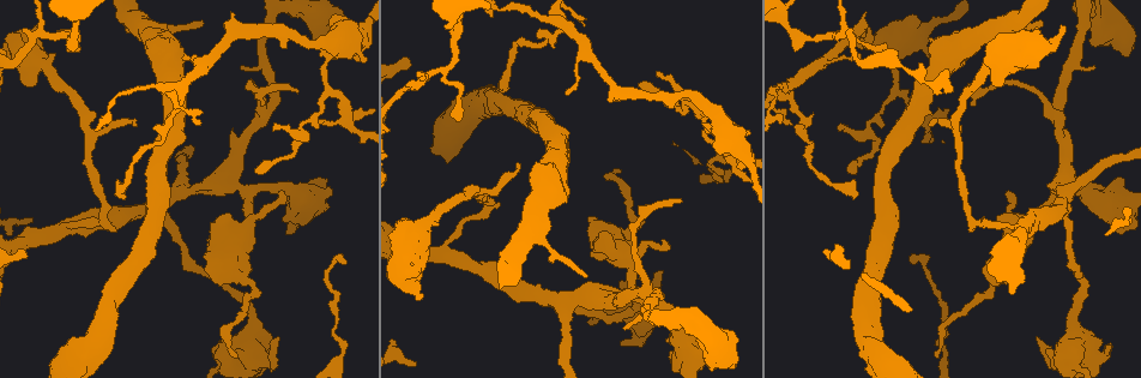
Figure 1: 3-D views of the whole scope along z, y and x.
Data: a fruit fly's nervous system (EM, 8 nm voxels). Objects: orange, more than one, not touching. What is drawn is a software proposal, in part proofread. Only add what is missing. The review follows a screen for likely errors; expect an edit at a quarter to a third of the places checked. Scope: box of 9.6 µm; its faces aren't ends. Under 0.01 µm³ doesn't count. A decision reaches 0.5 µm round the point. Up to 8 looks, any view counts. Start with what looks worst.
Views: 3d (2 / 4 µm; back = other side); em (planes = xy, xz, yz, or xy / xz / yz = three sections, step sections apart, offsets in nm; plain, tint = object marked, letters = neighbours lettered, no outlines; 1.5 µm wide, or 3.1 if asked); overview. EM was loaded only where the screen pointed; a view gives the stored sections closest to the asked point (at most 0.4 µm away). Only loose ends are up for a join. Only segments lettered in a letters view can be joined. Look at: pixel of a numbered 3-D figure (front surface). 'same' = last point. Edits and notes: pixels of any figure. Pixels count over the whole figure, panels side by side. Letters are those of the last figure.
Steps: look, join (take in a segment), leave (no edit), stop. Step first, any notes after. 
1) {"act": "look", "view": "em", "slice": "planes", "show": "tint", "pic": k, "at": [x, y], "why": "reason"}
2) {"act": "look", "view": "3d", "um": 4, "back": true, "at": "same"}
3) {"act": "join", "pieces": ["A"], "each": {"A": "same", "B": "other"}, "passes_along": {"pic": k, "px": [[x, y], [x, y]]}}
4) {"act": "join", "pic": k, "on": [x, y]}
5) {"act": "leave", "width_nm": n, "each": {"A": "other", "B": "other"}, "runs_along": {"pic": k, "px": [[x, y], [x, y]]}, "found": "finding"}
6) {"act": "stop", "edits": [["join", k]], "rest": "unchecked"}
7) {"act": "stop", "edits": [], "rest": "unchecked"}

{"act": "look", "view": "3d", "um": 2, "back": true, "pic": 1, "at": [408, 59], "why": "end of a long branch"}

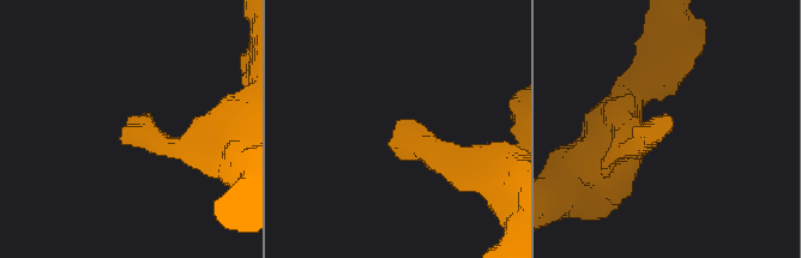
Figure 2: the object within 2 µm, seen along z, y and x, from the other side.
{"act": "look", "view": "em", "slice": "planes", "show": "letters", "pic": 2, "at": [129, 117], "why": "now the EM"}

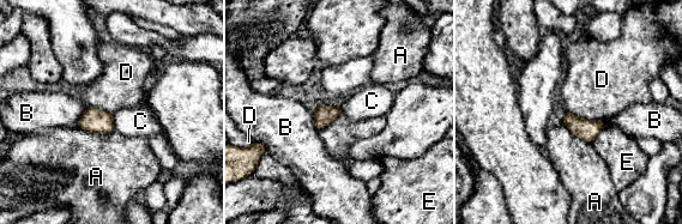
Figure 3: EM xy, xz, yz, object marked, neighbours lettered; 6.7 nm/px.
{"act": "leave", "each": {"A": "other", "B": "other", "C": "other", "D": "other", "E": "other"}, "border": {"pic": 3, "px": [[566, 110], [605, 122]]}, "found": "none of them fits"}

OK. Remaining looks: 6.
{"act": "look", "view": "3d", "um": 2, "pic": 1, "at": [202, 24], "why": "tapers out"}

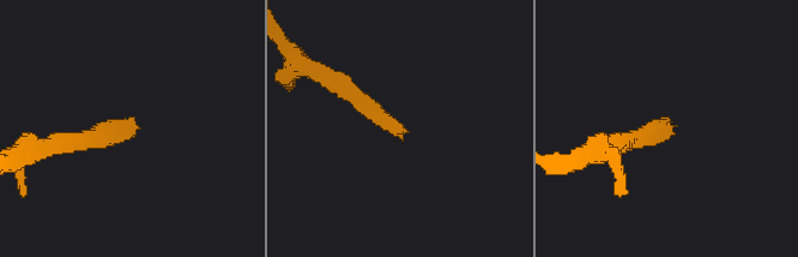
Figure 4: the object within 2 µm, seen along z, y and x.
{"act": "look", "view": "em", "slice": "xz", "step": 4, "show": "tint", "pic": 4, "at": [406, 128]}

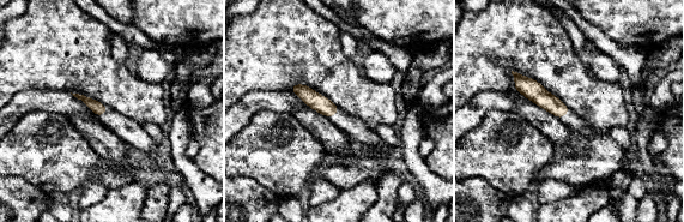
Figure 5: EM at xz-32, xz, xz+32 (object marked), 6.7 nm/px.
{"act": "look", "view": "em", "slice": "planes", "show": "letters", "at": "same"}

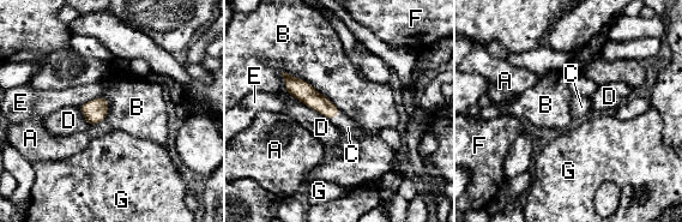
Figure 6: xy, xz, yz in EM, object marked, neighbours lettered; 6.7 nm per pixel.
{"act": "join", "pieces": ["C"], "each": {"A": "other", "B": "other", "C": "same", "D": "other", "E": "other", "F": "other", "G": "other"}, "passes_along": {"pic": 6, "px": [[306, 92], [335, 115], [348, 127]]}, "found": "the neuron continues"}

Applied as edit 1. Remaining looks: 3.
{"act": "look", "view": "overview"}

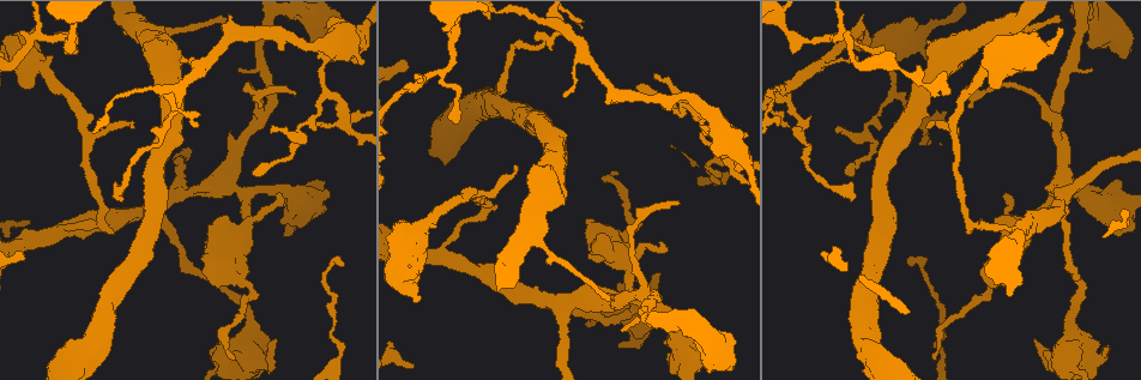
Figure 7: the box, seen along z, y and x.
{"act": "look", "view": "em", "slice": "yz", "step": 8, "show": "tint", "pic": 7, "at": [248, 273], "why": "branch stops here"}

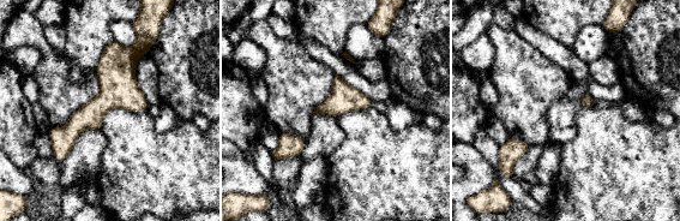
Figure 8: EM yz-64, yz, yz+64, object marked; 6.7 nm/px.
{"act": "look", "view": "em", "slice": "yz", "step": 8, "show": "letters", "at": "same", "why": "see the neighbours"}

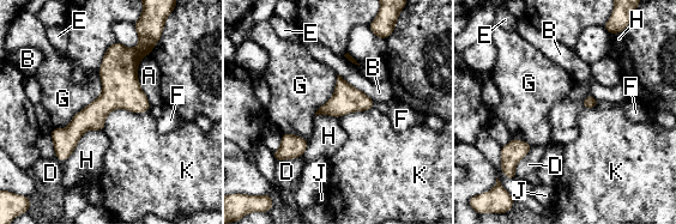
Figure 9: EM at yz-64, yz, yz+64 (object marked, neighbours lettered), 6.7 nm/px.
{"act": "leave", "each": {"A": "other", "B": "other", "D": "other", "E": "other", "F": "other", "G": "other", "H": "other", "J": "other", "K": "other"}, "border": {"pic": 9, "px": [[103, 128], [88, 129], [64, 161]]}, "found": "none of them fits"}

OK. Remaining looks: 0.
{"act": "stop", "edits": [["join", 6]], "rest": "unchecked"}

